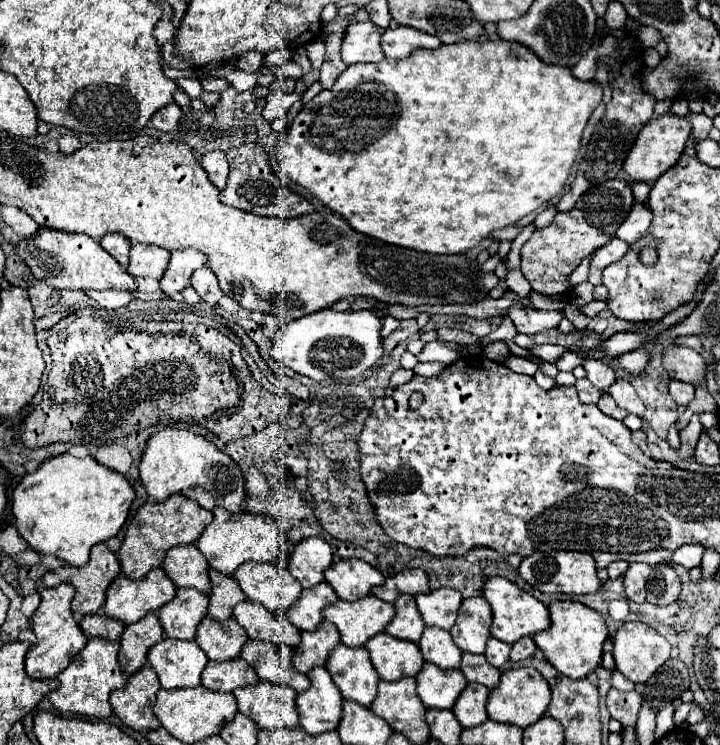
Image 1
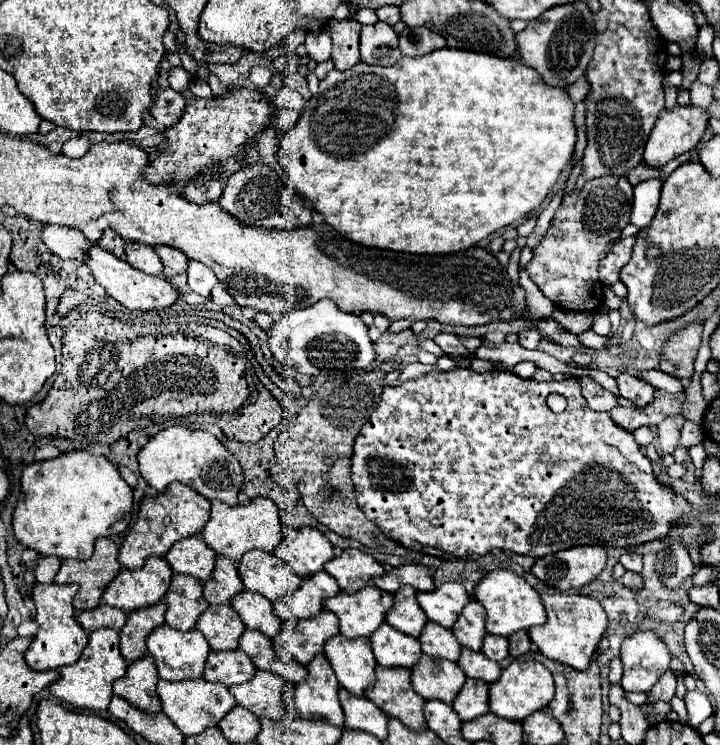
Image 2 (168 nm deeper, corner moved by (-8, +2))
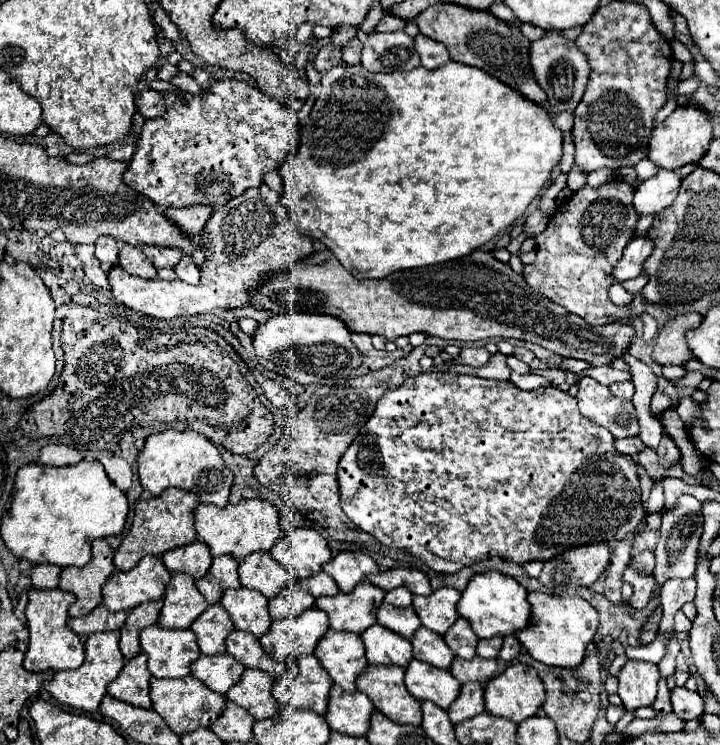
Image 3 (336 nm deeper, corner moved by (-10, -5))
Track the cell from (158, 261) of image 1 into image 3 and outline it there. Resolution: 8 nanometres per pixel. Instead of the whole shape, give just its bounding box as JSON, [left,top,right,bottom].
[119,245,157,279]

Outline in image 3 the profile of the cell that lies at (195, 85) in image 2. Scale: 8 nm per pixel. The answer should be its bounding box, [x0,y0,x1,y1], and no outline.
[171,73,203,95]

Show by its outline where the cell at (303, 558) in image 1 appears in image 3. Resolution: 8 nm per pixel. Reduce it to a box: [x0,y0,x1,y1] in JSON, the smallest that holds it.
[271,529,331,579]

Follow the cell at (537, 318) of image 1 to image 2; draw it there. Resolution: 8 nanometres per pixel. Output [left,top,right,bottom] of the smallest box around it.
[519,330,539,350]

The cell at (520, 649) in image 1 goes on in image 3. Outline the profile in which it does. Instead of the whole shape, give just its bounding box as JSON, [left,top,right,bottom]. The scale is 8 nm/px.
[499,635,521,661]

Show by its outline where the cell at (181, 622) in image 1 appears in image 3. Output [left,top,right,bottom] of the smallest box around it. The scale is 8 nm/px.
[157,573,207,629]

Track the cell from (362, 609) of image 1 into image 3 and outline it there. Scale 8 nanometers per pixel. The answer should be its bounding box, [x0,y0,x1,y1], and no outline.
[317,581,385,635]

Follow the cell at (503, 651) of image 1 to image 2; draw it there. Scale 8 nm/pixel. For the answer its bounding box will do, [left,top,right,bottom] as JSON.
[481,634,509,662]

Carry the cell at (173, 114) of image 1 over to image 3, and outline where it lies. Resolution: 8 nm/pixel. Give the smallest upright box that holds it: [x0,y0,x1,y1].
[137,89,167,119]

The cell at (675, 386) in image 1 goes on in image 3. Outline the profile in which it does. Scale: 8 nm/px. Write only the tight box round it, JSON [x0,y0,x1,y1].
[585,365,633,385]

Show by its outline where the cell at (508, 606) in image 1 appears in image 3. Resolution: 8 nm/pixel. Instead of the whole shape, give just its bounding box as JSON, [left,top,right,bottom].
[457,571,531,639]

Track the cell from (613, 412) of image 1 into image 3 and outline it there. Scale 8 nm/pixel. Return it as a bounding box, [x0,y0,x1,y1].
[615,437,643,455]

